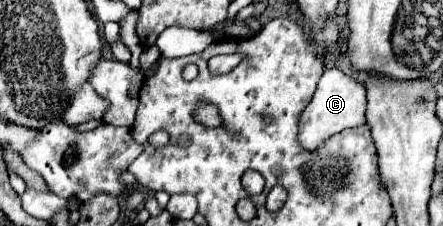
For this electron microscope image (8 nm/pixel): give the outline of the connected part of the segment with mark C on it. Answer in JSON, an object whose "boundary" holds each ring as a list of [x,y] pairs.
{"boundary":[[[338,68],[324,70],[308,108],[304,108],[302,114],[300,114],[300,122],[298,122],[298,126],[300,126],[300,132],[298,132],[300,146],[308,152],[314,152],[330,136],[334,136],[334,134],[338,134],[346,128],[362,126],[366,122],[364,114],[366,114],[366,90],[364,90],[364,86],[358,84],[356,80],[352,80],[350,76],[346,76]]]}

